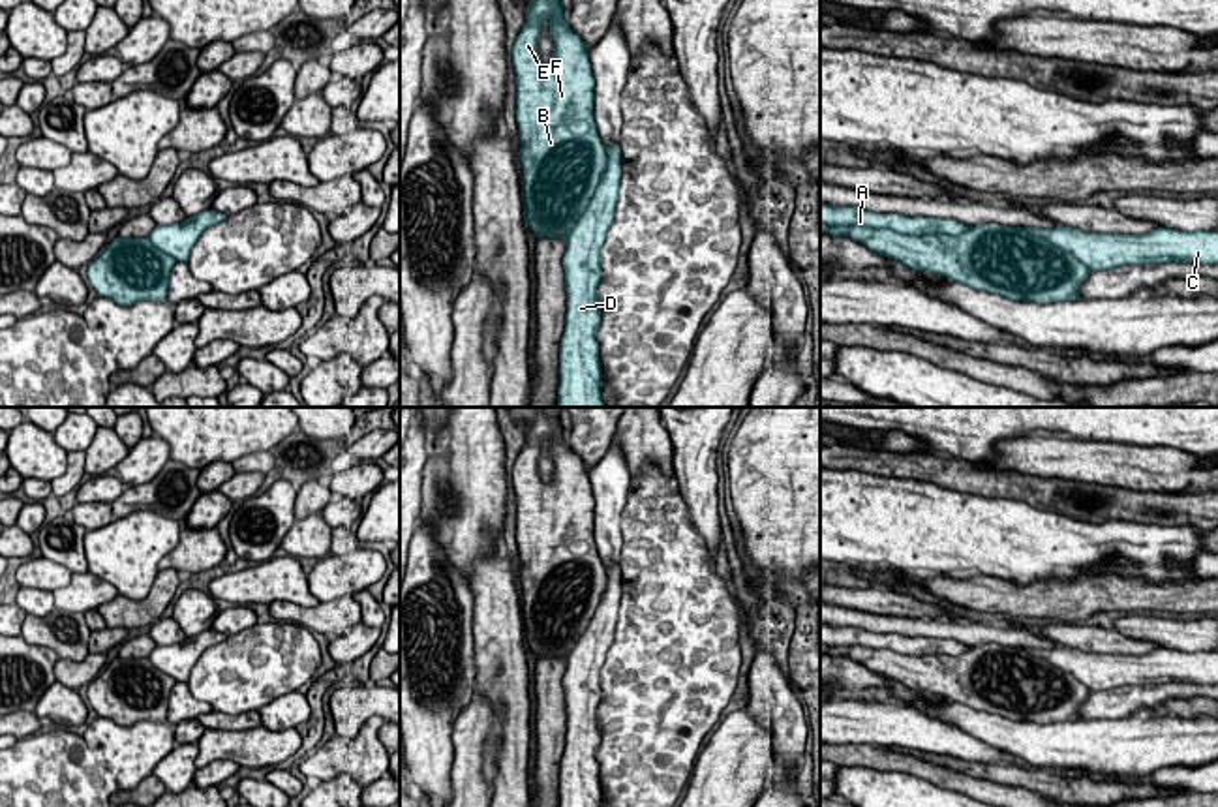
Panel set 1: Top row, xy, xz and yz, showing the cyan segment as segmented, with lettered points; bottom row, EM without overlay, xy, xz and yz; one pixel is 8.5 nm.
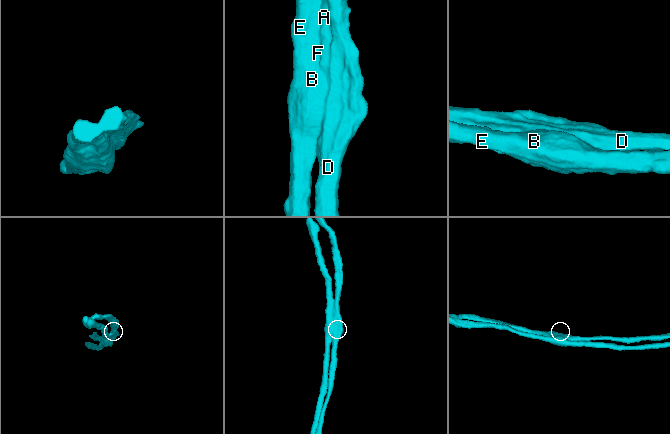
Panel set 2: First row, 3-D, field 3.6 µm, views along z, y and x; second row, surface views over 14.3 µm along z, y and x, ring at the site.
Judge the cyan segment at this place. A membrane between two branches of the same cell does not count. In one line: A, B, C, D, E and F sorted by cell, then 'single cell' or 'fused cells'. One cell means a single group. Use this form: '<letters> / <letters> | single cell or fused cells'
A C D / B E F | fused cells

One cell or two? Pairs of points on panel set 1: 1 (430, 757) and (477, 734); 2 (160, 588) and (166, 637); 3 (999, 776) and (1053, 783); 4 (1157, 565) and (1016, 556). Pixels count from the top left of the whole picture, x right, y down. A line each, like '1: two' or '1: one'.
1: two
2: two
3: one
4: one

